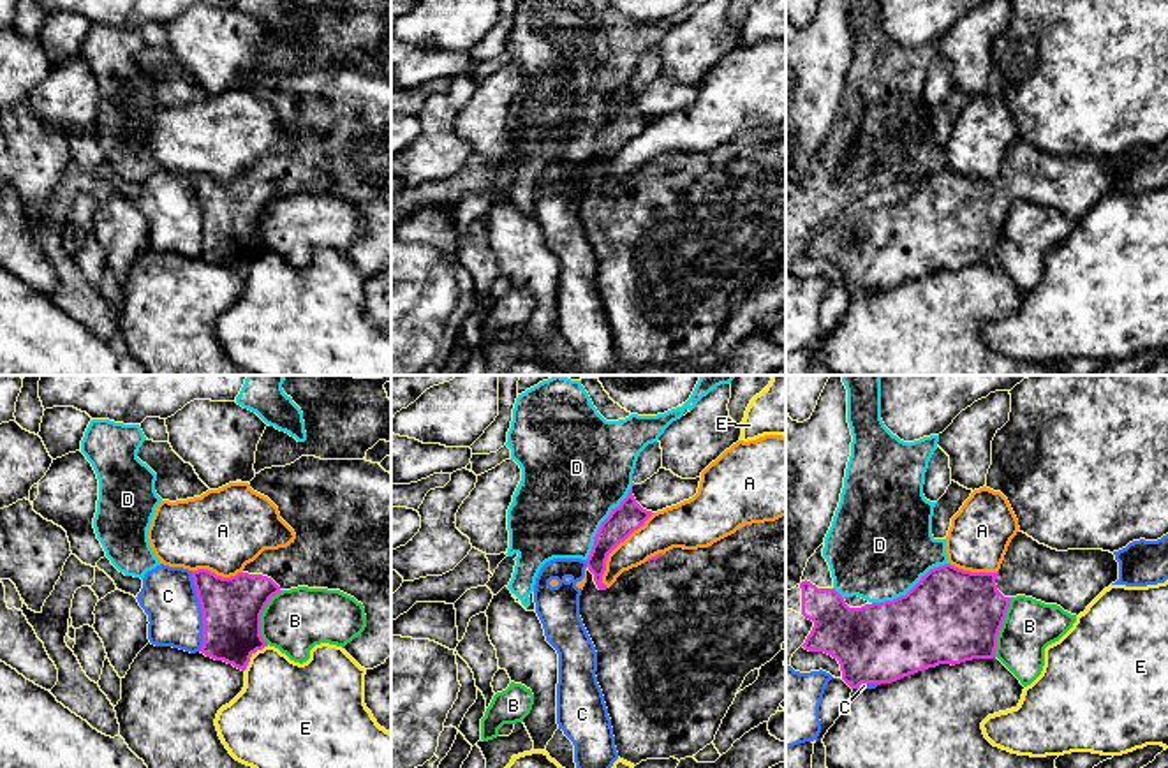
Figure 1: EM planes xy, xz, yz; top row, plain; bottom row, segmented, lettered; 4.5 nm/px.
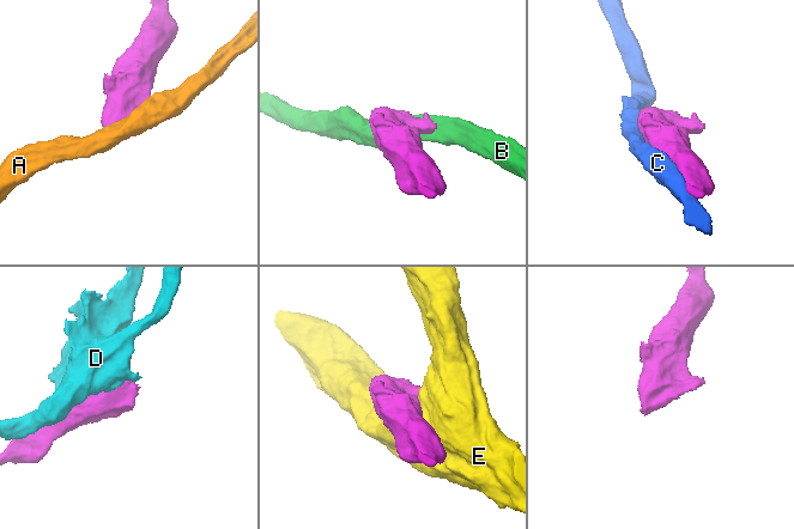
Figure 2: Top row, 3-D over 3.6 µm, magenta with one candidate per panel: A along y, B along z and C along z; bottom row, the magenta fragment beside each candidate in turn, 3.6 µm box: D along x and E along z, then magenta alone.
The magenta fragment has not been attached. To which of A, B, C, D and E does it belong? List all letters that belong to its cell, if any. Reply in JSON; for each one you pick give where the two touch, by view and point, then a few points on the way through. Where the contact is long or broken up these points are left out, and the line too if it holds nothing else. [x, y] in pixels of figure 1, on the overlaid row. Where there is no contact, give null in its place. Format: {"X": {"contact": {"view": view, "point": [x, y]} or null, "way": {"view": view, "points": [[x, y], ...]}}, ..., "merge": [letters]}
{"merge": []}

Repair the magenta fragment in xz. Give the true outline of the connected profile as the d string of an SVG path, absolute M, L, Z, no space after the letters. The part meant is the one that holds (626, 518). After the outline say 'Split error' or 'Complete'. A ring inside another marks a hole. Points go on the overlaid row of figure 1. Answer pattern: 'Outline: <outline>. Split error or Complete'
Outline: M631 486L594 537L580 595L580 617L597 652L595 676L611 719L615 747L618 757L634 766L647 759L680 761L710 745L745 676L770 662L786 641L786 516L743 525L708 548L659 553L624 571L608 588L602 583L608 555L652 514L636 502Z. Split error

